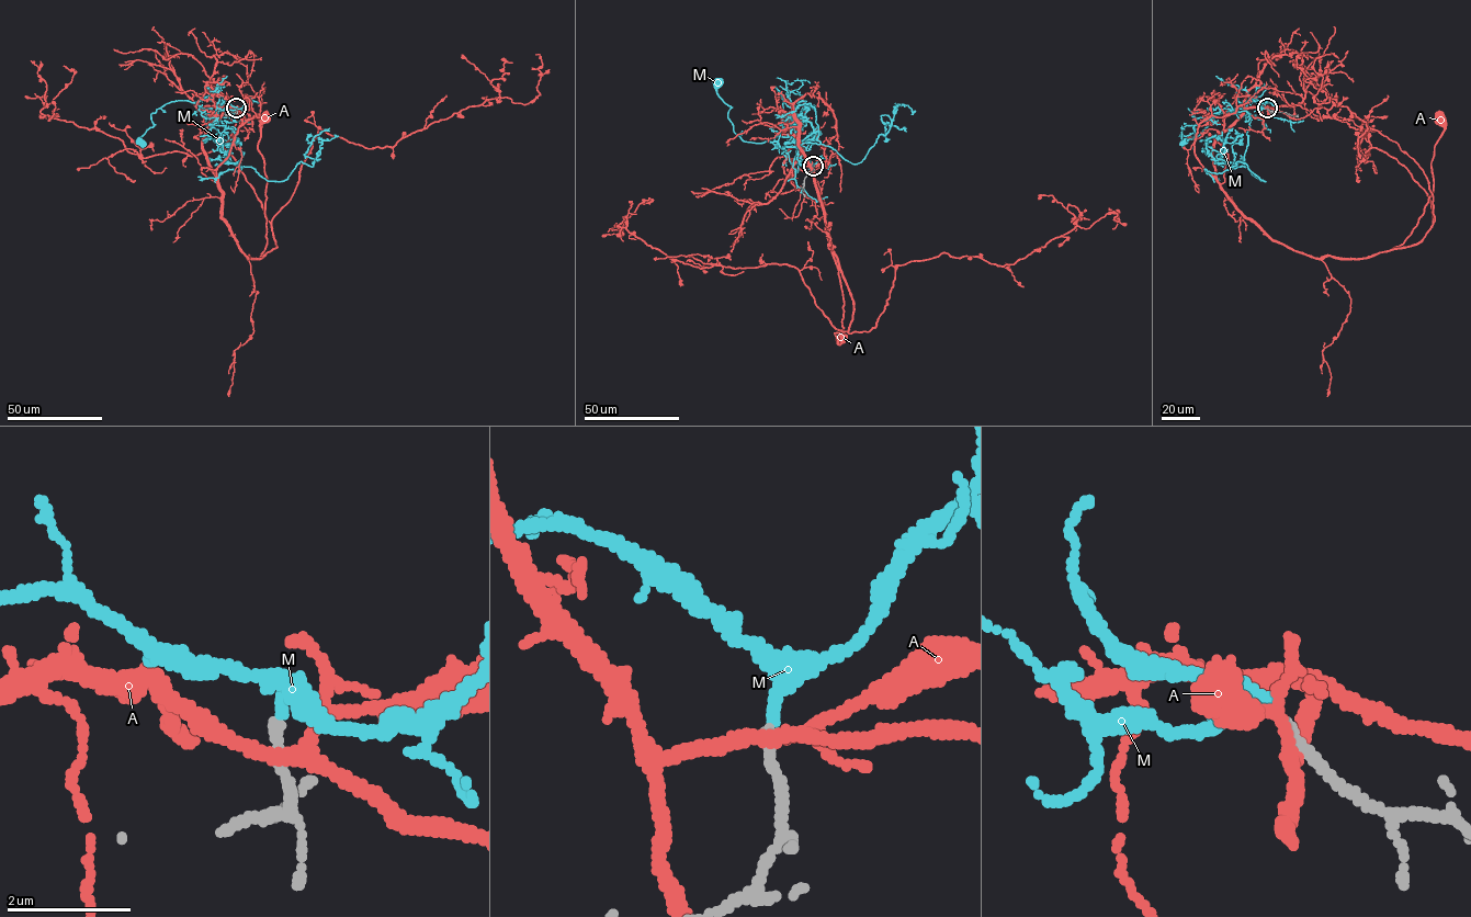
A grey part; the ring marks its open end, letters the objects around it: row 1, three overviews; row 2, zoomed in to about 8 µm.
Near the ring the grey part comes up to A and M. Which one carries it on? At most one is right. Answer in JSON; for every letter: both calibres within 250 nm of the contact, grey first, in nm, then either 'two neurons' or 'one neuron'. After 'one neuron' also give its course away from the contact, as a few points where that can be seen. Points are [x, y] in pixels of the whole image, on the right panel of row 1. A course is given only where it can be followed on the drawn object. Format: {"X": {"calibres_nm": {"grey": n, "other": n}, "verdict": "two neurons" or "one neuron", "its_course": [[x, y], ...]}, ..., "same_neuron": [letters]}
{"A": {"calibres_nm": {"grey": 190, "other": 200}, "verdict": "two neurons"}, "M": {"calibres_nm": {"grey": 160, "other": 240}, "verdict": "one neuron", "its_course": [[1267, 108], [1241, 89], [1237, 99], [1241, 102], [1244, 100], [1243, 103], [1217, 114], [1200, 133], [1185, 140]]}, "same_neuron": ["M"]}

